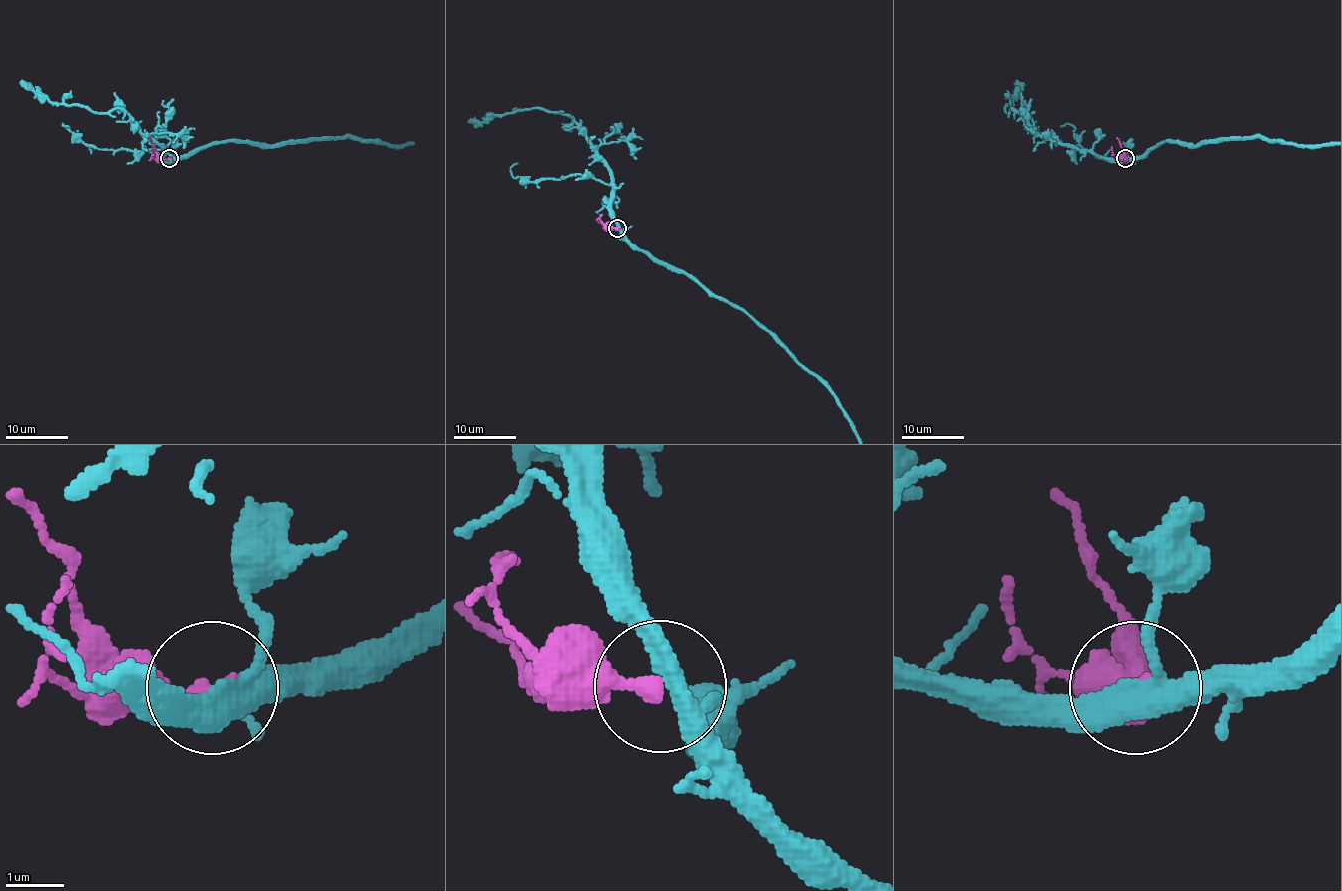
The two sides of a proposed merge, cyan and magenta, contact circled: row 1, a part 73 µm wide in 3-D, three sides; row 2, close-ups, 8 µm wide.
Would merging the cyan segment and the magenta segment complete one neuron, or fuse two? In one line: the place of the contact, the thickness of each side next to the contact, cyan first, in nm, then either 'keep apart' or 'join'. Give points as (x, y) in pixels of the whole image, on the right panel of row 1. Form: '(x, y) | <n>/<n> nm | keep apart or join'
(1125, 158) | 320/280 nm | keep apart

